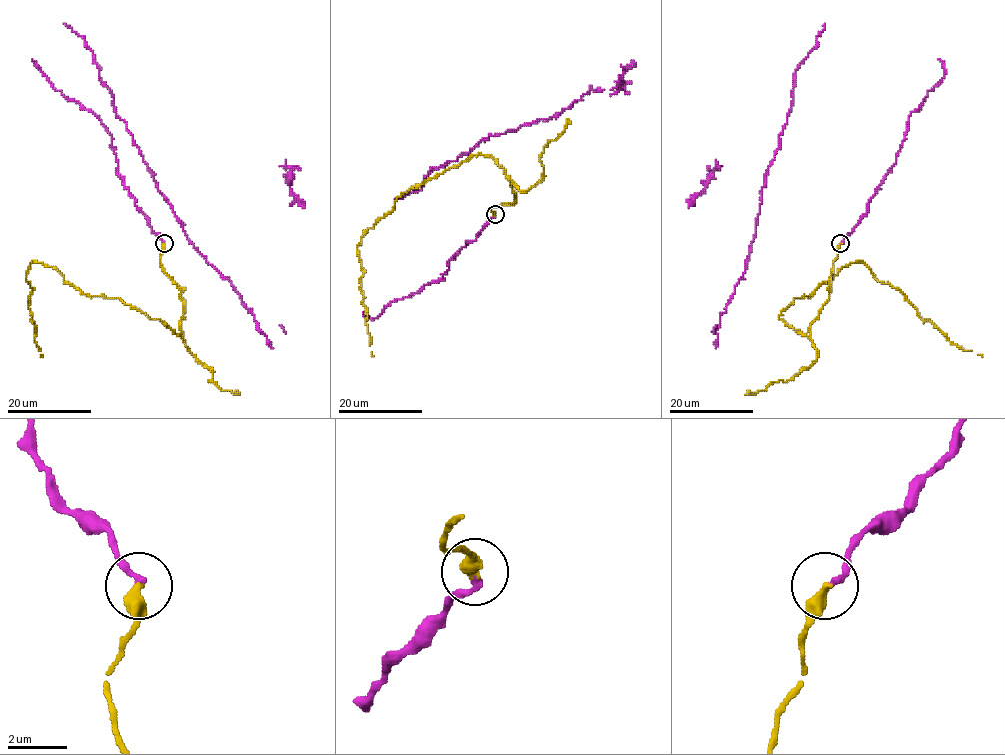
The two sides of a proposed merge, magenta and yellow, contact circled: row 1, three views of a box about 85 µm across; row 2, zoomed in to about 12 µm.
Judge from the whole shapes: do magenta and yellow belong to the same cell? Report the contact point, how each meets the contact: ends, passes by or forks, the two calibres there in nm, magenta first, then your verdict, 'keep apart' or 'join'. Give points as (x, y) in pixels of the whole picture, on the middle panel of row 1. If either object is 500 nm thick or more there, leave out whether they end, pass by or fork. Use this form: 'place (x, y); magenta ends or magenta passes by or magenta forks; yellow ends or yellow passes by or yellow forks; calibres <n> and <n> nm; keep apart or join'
place (495, 214); magenta ends; yellow ends; calibres 200 and 460 nm; join

